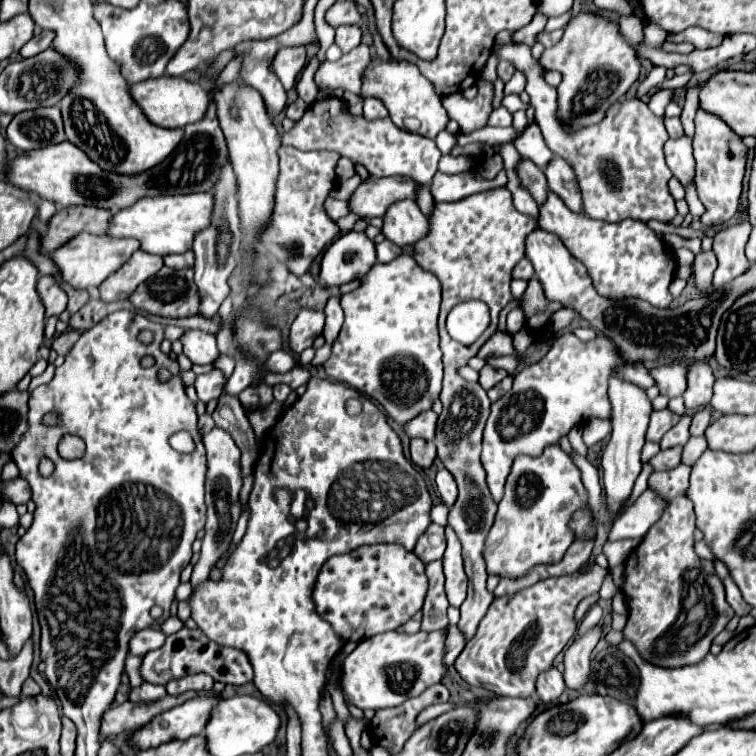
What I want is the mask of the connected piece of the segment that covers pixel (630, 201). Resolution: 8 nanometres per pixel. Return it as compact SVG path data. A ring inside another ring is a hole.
M511 43L496 45L493 51L499 60L509 60L516 69L524 72L527 81L525 92L531 96L535 108L535 124L541 128L549 150L573 168L585 216L607 222L621 222L625 218L641 222L671 222L675 218L675 200L667 188L671 170L663 158L663 144L669 140L663 118L655 116L639 98L631 98L613 104L599 124L569 130L555 116L557 88L545 81L546 71L533 58L531 48L526 44Z

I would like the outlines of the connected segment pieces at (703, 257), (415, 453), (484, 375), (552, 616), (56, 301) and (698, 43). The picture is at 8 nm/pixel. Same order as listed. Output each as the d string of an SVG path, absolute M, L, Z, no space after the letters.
M701 252L695 256L693 260L693 270L695 270L695 280L697 280L697 288L701 292L709 292L711 282L713 282L713 272L717 268L717 258L713 256L713 252Z
M413 438L411 440L411 460L421 466L421 468L429 468L435 460L435 444L423 438Z
M485 366L485 368L481 370L479 384L481 384L485 390L489 390L489 388L493 388L495 384L499 384L505 376L509 376L505 370L495 370L495 368L491 368L491 366Z
M593 564L593 572L585 576L557 576L541 580L515 596L495 598L487 614L477 626L473 640L455 660L455 668L467 684L481 686L497 696L531 698L535 696L535 680L539 672L551 668L555 656L573 640L577 622L573 620L577 604L597 594L605 578L605 568Z
M41 276L37 280L37 292L45 306L45 318L61 316L61 312L67 306L67 296L51 276Z
M687 28L681 34L669 34L667 40L669 42L691 42L695 48L711 48L711 46L719 46L723 36L705 32L703 28Z

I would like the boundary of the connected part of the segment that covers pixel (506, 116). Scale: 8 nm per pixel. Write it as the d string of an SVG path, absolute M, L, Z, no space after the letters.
M499 106L497 110L491 112L487 126L511 126L511 112L505 106Z

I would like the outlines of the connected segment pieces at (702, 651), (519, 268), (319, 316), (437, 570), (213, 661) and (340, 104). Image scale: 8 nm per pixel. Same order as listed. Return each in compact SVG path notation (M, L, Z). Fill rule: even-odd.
M679 464L673 470L651 474L649 488L665 496L669 500L669 508L665 510L661 520L649 528L643 542L635 548L635 552L625 562L623 594L629 604L629 620L623 630L623 636L633 642L633 646L645 660L663 668L679 668L685 664L697 664L709 652L713 638L735 616L733 608L729 608L725 600L725 588L721 580L717 578L717 574L713 574L713 564L709 560L699 558L693 550L695 512L693 512L693 502L685 498L685 488L689 486L689 472L691 472L691 466Z
M527 258L519 260L513 268L513 278L522 278L525 280L530 280L534 275L534 268L531 262Z
M301 310L289 330L289 350L293 354L301 354L305 348L313 344L313 340L323 332L325 314L313 310Z
M433 562L425 566L425 574L429 578L429 590L423 602L423 620L421 620L421 630L431 632L431 630L443 630L447 628L447 596L443 590L443 572L441 572L441 562Z
M181 628L179 632L169 636L161 648L149 652L141 664L143 680L153 682L153 684L167 684L171 678L181 678L185 674L197 674L197 672L205 672L213 680L219 680L223 684L235 684L235 686L253 680L253 668L245 652L215 644L199 628L195 630Z
M329 96L309 104L303 118L297 120L295 126L281 136L281 144L293 146L303 152L331 150L349 158L353 164L365 166L365 170L373 178L399 174L399 176L409 176L419 184L429 184L429 180L437 172L437 162L441 158L435 140L401 130L389 118L367 120L363 114L353 116L347 104L337 96Z

